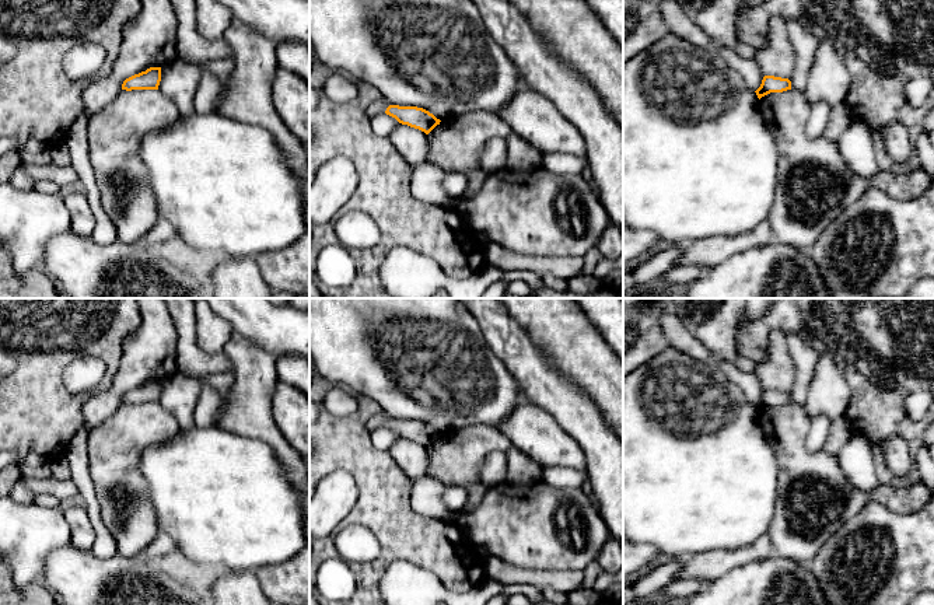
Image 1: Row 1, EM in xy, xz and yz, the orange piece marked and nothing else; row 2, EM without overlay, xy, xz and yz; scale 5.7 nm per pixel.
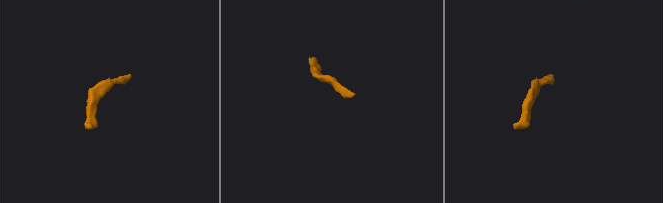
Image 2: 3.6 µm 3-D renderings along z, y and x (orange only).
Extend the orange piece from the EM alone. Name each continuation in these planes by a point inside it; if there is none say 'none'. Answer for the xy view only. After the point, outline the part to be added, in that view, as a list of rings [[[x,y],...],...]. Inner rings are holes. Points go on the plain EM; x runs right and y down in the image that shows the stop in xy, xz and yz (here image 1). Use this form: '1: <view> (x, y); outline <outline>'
none

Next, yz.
none

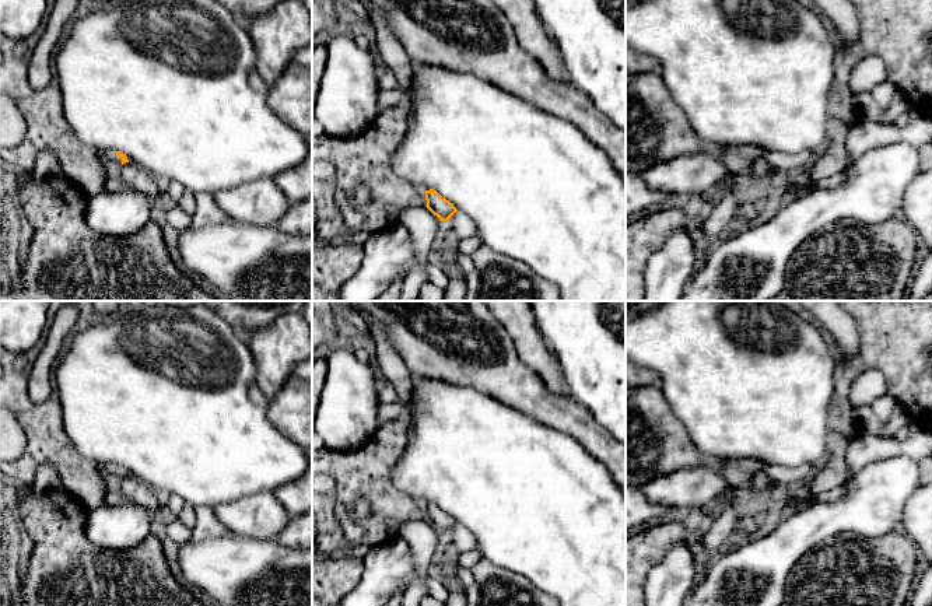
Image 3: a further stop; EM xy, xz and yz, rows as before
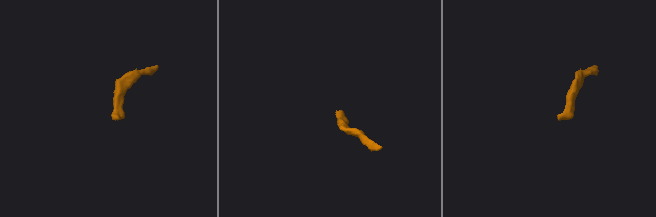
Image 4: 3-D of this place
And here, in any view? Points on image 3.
1: xy (111, 472); outline [[[105,465],[101,467],[102,467],[102,473],[111,480],[118,481],[122,479],[122,472],[119,472],[115,466]]]

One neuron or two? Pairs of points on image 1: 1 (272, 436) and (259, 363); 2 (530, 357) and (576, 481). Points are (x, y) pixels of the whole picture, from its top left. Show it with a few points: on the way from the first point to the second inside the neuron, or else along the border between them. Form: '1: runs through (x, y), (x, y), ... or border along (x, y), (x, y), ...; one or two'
1: runs through (259, 418), (259, 381); one
2: border along (584, 471), (588, 478); two

